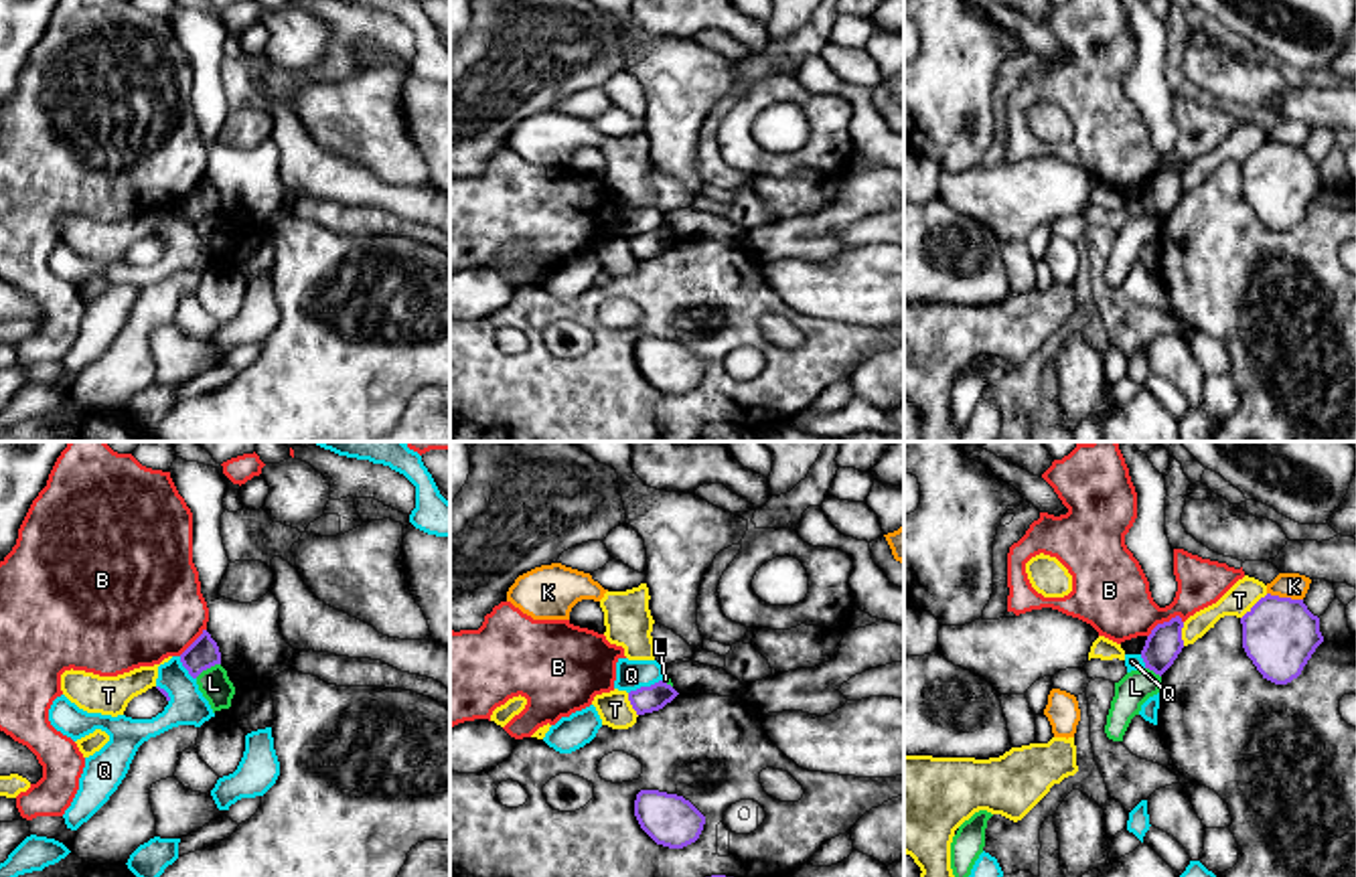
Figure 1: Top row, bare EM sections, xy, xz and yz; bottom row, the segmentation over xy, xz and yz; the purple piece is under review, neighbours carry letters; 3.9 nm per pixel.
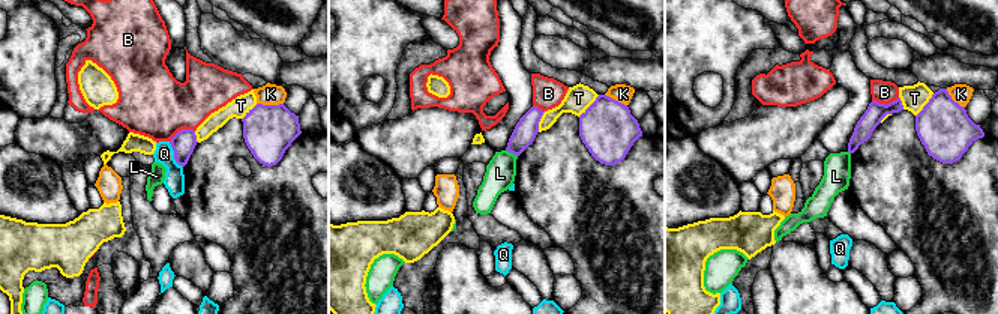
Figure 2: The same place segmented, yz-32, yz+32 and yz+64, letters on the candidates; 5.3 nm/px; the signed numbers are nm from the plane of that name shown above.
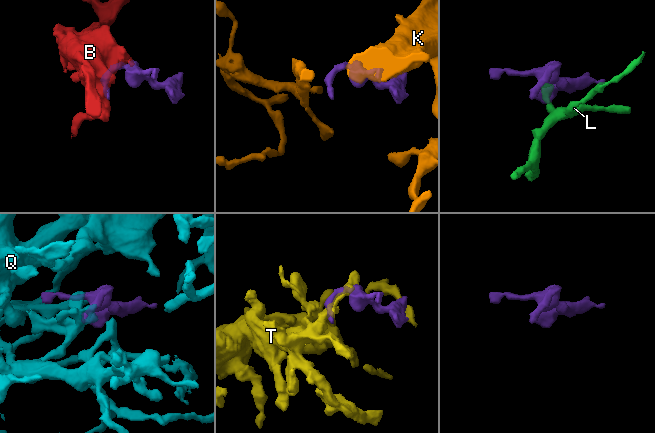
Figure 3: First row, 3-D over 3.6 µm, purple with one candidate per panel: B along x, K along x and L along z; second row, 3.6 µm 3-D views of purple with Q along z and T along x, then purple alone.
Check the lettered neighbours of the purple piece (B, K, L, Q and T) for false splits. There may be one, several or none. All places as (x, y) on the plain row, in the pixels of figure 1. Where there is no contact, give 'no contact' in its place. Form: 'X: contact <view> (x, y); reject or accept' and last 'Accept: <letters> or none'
B: contact yz (1164, 169); reject
K: contact yz (1286, 144); reject
L: contact xy (207, 213); reject
Q: contact xz (645, 233); reject
T: contact yz (1253, 152); reject
Accept: none

